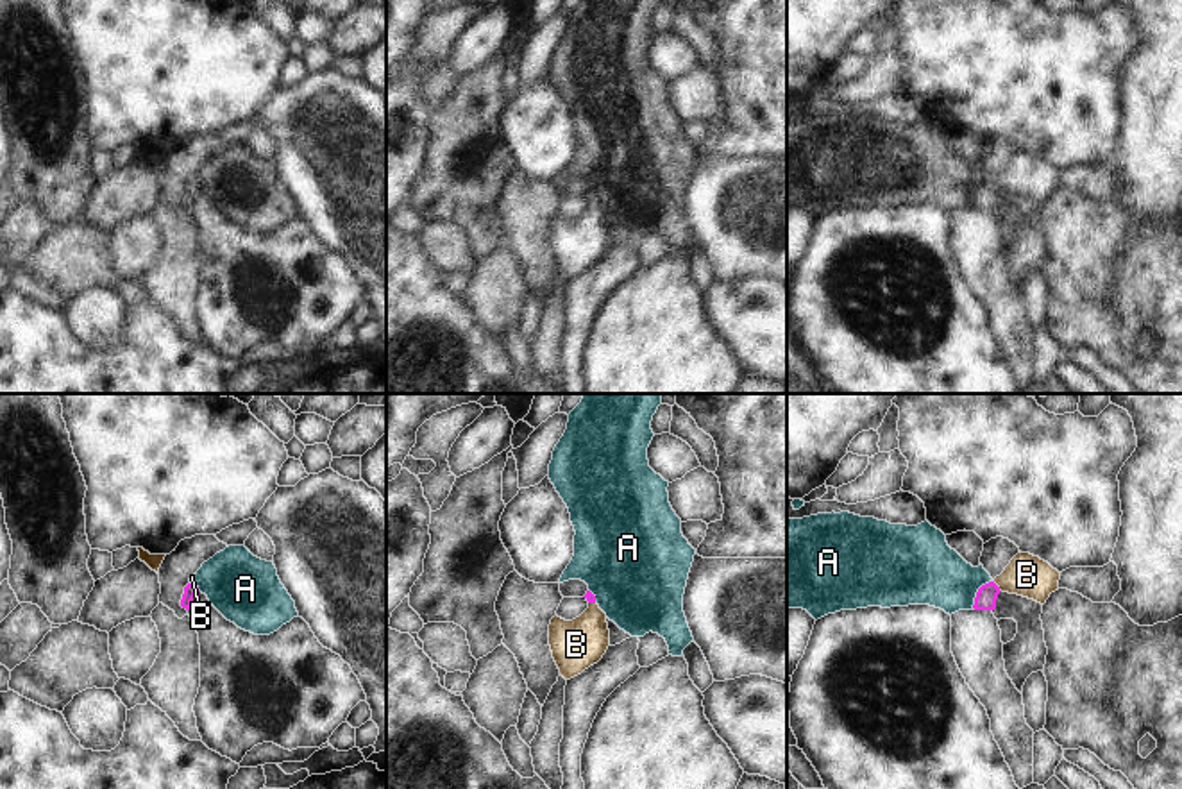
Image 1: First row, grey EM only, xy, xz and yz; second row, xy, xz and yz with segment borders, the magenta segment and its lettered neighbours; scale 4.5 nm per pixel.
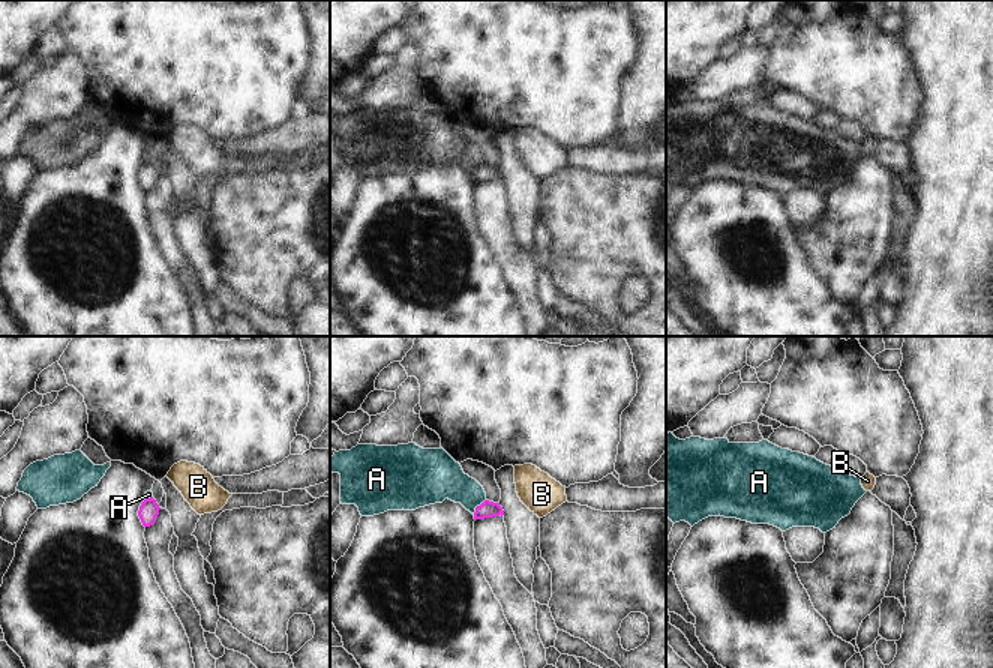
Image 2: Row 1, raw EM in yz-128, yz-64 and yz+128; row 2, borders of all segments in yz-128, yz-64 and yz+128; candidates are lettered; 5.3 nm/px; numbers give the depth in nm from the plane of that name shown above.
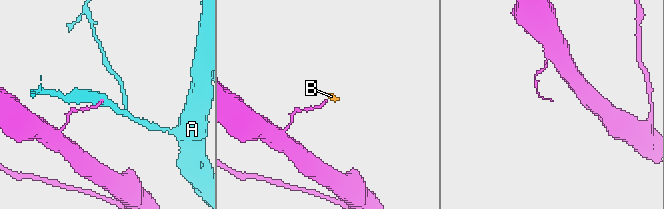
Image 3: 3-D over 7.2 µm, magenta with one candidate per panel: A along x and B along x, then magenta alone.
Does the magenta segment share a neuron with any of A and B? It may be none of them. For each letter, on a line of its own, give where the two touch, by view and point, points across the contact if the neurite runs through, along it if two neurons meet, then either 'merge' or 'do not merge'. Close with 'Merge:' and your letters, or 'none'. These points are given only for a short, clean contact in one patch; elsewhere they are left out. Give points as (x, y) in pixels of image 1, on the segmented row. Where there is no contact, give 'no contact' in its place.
A: meets magenta in yz at (977, 593); border along yz (991, 580), (979, 589), (971, 607); do not merge
B: meets magenta in yz at (998, 587); runs through yz (986, 598), (998, 587), (1027, 575); merge
Merge: B

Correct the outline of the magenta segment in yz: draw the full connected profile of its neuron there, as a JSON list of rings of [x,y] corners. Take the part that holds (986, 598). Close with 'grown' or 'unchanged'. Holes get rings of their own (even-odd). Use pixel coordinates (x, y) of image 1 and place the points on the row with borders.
[[[1019,551],[1000,576],[978,589],[973,608],[994,610],[1000,592],[1017,594],[1044,605],[1050,594],[1059,590],[1059,580],[1060,573],[1048,562]]] | grown

